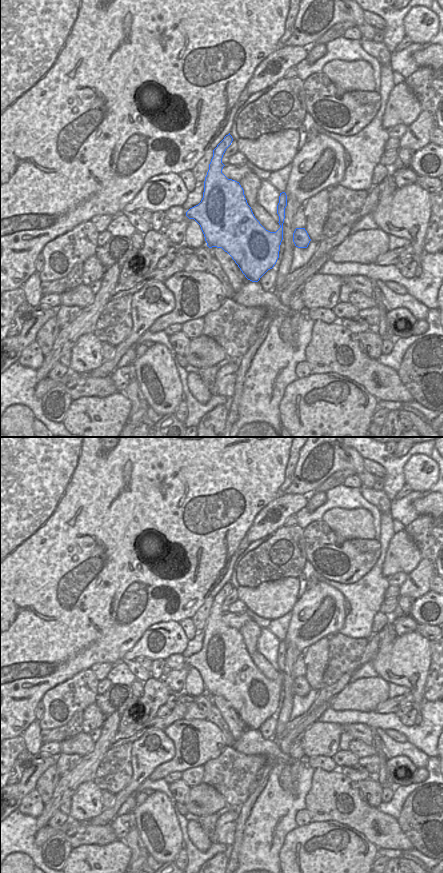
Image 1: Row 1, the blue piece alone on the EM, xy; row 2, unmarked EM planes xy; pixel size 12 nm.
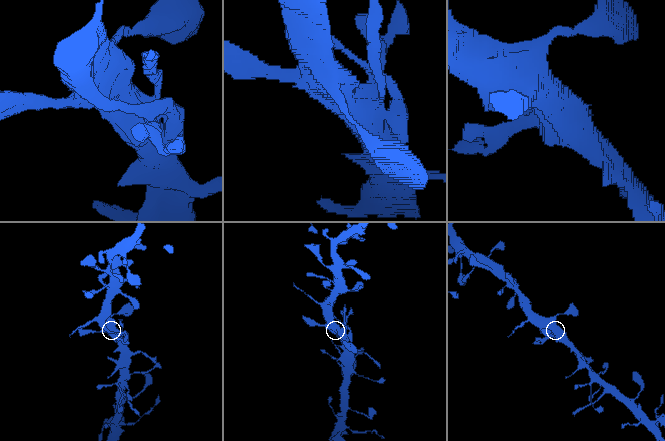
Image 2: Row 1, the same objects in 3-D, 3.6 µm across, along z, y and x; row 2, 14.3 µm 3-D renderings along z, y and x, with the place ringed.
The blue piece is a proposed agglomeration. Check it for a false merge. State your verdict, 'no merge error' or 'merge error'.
no merge error

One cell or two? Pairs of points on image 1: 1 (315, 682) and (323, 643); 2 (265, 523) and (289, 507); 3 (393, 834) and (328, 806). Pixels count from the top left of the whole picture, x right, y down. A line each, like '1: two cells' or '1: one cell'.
1: one cell
2: one cell
3: one cell

